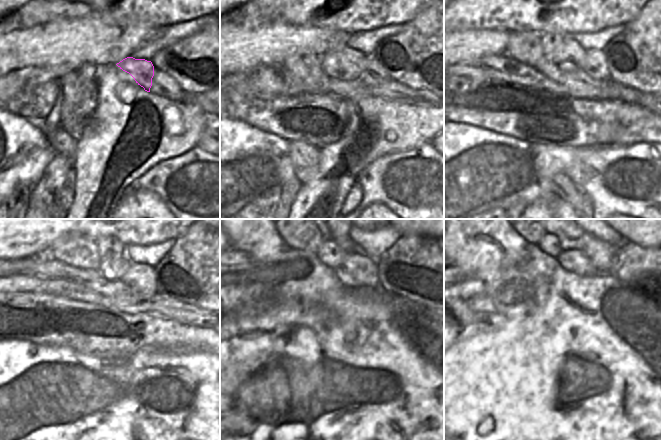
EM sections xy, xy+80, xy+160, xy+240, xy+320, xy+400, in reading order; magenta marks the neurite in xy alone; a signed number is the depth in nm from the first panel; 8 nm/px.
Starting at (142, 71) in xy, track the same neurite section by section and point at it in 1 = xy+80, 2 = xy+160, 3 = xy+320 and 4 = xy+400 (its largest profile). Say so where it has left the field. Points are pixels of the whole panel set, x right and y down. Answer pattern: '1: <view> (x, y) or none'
1: xy+80 (345, 63)
2: xy+160 (569, 56)
3: xy+320 (330, 253)
4: xy+400 (549, 244)

